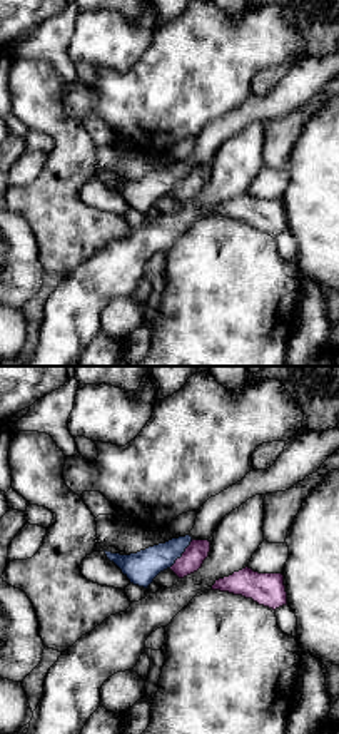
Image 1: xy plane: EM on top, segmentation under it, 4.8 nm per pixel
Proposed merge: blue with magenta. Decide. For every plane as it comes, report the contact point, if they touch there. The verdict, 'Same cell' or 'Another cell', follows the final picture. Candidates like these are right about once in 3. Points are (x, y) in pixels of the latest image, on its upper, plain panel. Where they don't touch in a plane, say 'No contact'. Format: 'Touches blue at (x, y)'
Touches blue at (182, 178)

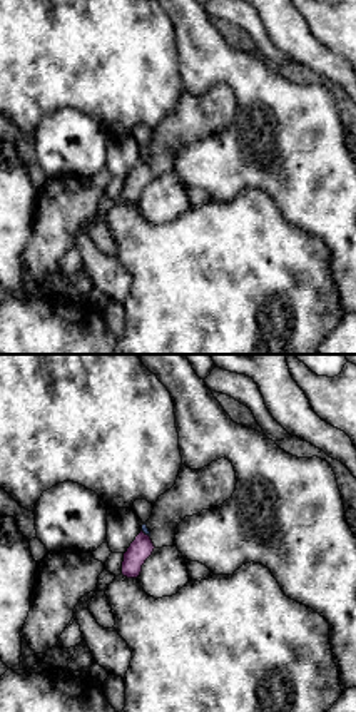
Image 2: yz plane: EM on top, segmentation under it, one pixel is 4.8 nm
Touches blue at (146, 159)

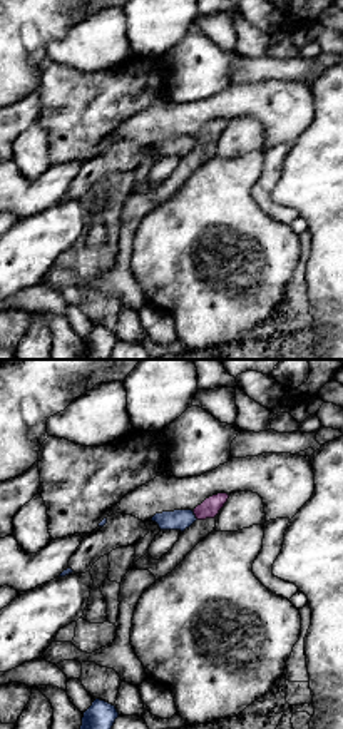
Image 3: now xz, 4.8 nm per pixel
Touches blue at (194, 141)

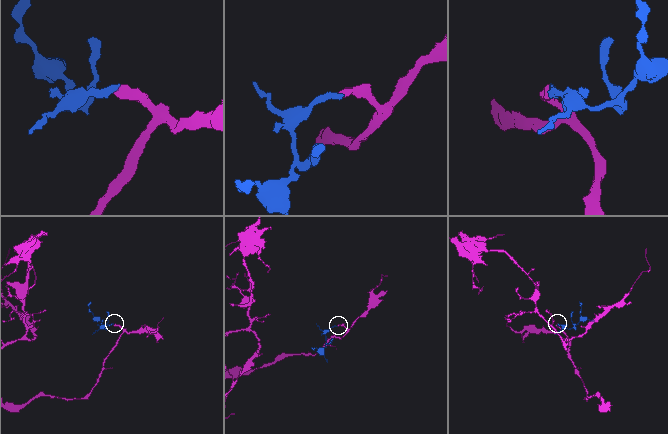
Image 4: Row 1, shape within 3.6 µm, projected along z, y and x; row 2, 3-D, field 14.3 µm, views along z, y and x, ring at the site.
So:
Another cell

